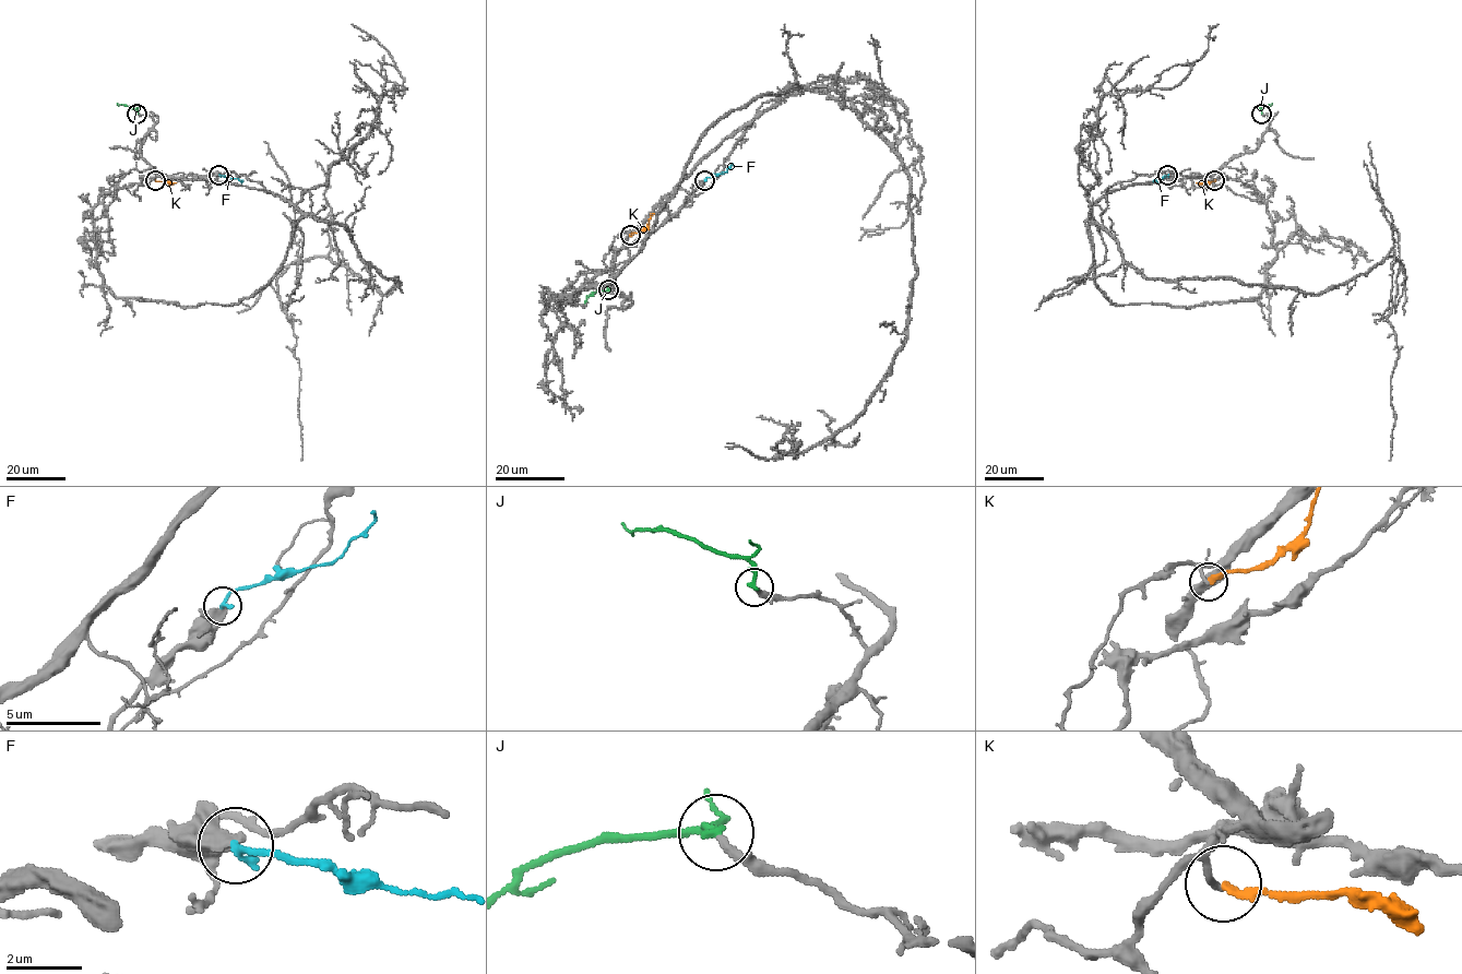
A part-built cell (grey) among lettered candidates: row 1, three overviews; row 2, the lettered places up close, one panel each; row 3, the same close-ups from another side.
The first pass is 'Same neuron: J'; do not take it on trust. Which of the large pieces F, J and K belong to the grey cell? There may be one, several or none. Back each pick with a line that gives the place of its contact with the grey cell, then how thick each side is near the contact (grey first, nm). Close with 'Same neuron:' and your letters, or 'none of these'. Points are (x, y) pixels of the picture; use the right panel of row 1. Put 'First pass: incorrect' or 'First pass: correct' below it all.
F: contact (1167, 175); calibres 420 and 240 nm
J: contact (1261, 114); calibres 260 and 240 nm
Same neuron: F, J
First pass: incorrect

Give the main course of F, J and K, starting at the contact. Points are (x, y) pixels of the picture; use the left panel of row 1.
F: (218, 175), (242, 181)
J: (138, 114), (135, 109), (117, 103)
K: (156, 180), (176, 182)

